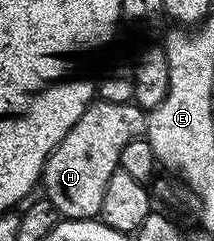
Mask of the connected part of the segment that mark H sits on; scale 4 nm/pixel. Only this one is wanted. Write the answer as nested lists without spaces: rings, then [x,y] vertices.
[[[92,100],[81,112],[81,120],[65,132],[61,144],[43,165],[41,190],[46,198],[59,209],[67,220],[98,219],[101,200],[109,185],[109,176],[119,169],[121,148],[135,138],[142,138],[147,132],[147,114],[134,101],[113,104],[102,100]]]

